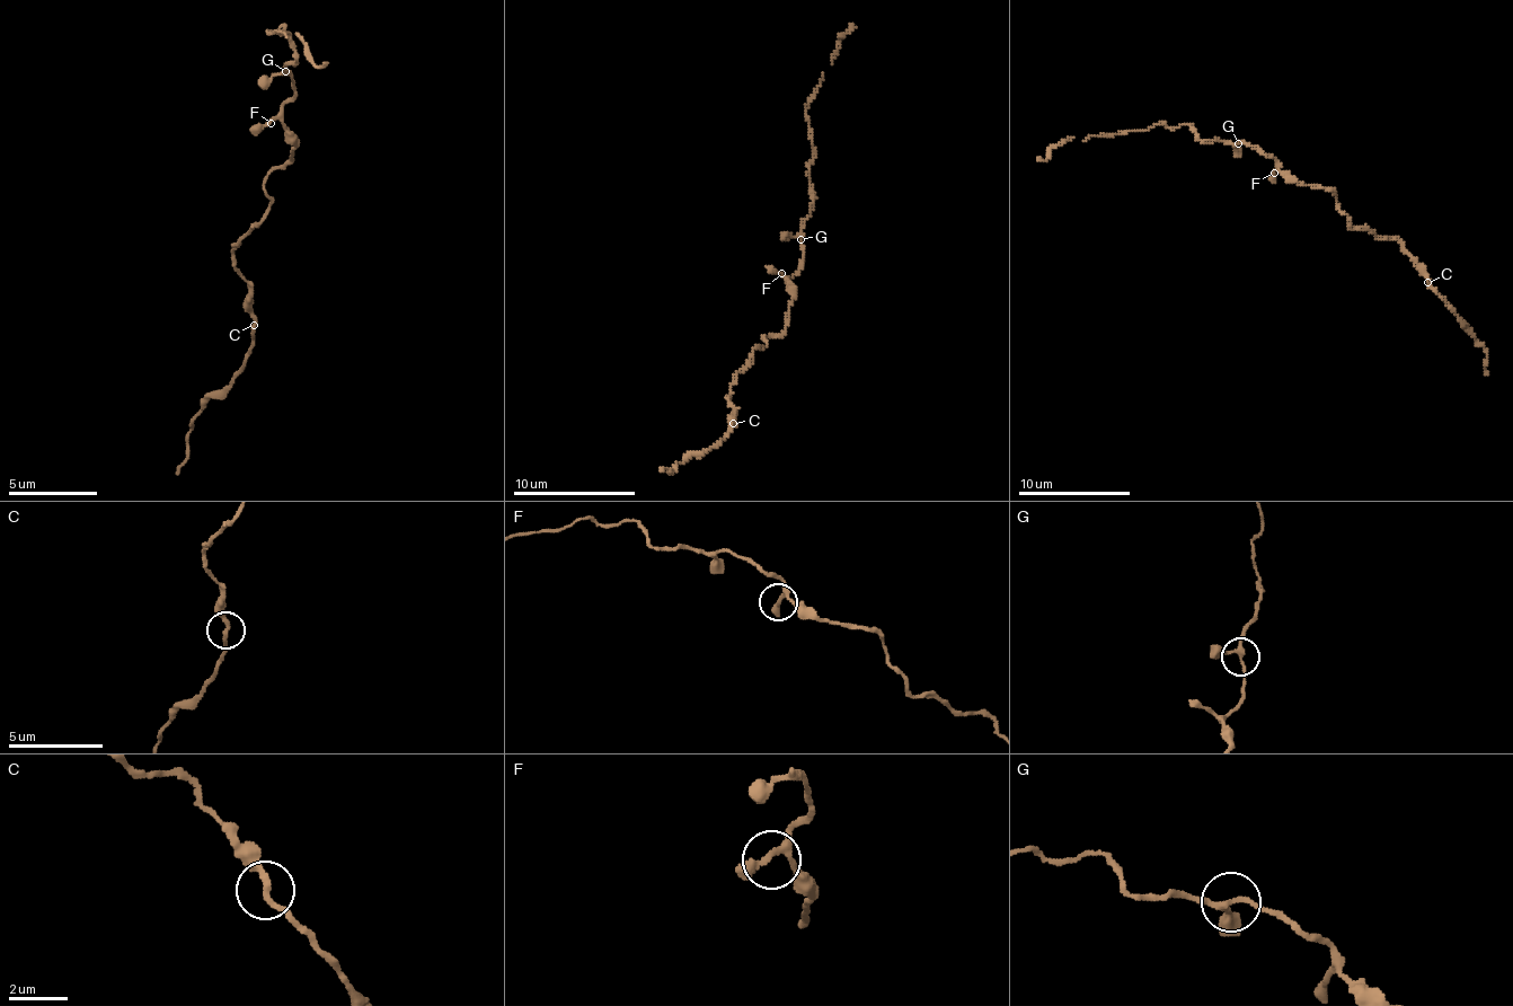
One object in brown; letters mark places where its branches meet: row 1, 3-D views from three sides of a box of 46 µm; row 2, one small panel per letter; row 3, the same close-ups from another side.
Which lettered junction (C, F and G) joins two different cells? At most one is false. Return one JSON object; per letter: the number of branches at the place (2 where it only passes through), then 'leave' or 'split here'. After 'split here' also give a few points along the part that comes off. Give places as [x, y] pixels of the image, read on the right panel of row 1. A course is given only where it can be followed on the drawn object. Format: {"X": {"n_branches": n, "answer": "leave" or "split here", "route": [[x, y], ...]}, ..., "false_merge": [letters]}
{"C": {"n_branches": 2, "answer": "leave"}, "F": {"n_branches": 3, "answer": "leave"}, "G": {"n_branches": 3, "answer": "leave"}, "false_merge": []}

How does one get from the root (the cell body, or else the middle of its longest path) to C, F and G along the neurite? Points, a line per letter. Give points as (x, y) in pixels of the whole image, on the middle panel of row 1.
C: (793, 296), (786, 328), (764, 335), (767, 344), (753, 351), (753, 361), (731, 387), (733, 423)
F: (793, 296), (793, 284), (781, 273)
G: (793, 296), (788, 280), (796, 274), (803, 257), (801, 240)

